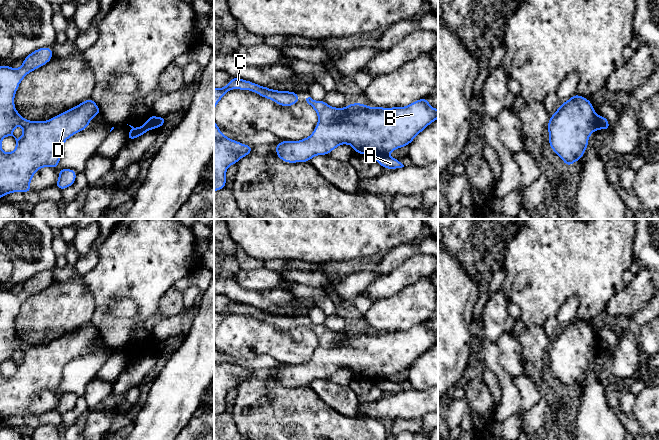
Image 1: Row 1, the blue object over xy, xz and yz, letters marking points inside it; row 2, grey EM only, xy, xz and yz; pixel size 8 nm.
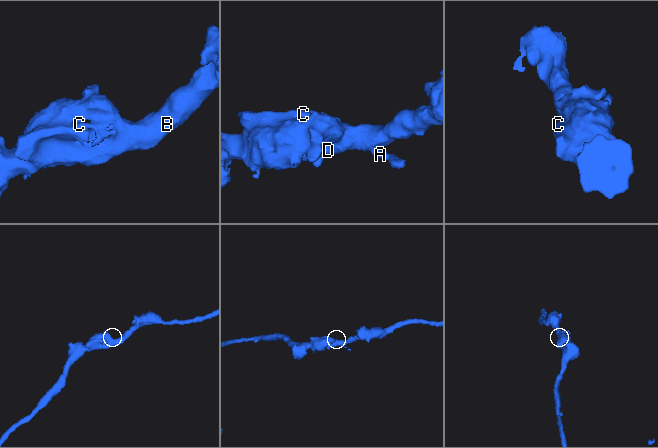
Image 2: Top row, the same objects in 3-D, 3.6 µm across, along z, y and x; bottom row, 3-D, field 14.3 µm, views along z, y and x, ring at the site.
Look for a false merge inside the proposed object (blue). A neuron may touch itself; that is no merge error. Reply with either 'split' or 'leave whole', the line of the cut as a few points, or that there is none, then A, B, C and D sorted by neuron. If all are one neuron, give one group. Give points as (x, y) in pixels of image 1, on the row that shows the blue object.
split; cut xy (153, 116), (152, 123), (155, 128); groups A / B C D

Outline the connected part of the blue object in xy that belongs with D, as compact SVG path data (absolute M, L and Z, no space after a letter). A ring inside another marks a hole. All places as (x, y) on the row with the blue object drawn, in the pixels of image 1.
M42 47L26 56L22 66L17 69L9 65L0 66L0 198L13 192L32 192L30 182L34 174L42 167L57 168L65 141L86 129L91 119L101 113L92 98L47 121L29 121L17 112L14 98L20 82L28 73L44 66L52 58L51 47ZM17 125L24 131L19 139L13 135ZM6 136L13 136L16 140L16 148L11 153L5 153L1 147L1 141Z

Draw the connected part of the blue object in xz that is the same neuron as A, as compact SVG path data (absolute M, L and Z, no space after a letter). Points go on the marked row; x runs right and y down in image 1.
M386 154L375 156L375 162L378 162L385 169L399 169L404 167L399 159L394 159L390 155Z

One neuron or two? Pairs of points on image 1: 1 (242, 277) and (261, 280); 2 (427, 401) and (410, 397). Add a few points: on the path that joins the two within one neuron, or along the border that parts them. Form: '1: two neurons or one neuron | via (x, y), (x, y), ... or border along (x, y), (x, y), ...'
1: one neuron | via (247, 279), (256, 279)
2: one neuron | via (423, 401), (414, 401)

